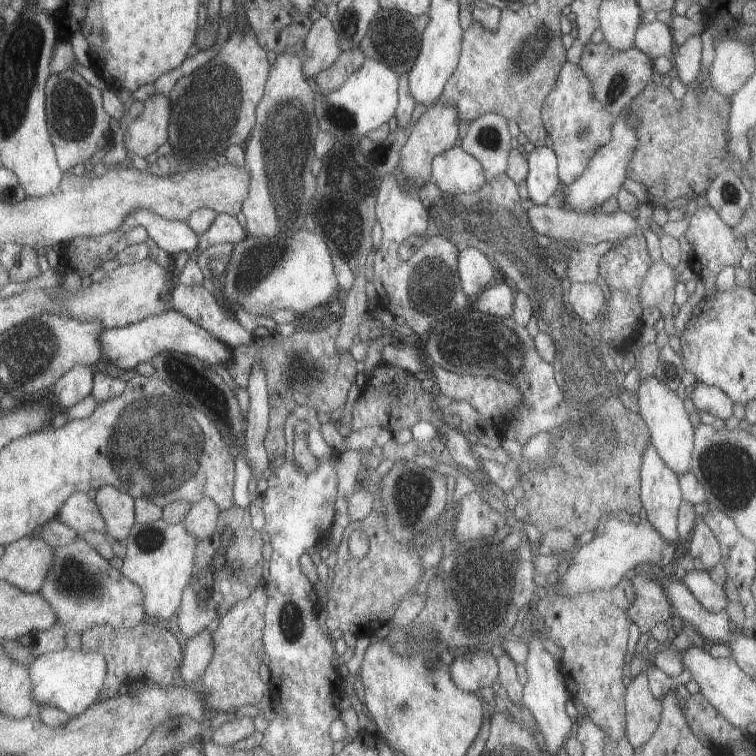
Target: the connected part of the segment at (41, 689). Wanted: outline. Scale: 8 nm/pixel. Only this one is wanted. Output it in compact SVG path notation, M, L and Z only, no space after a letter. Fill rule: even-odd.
M65 648L55 654L41 656L33 666L33 678L35 678L35 698L41 704L59 706L65 712L69 712L73 718L85 714L91 710L99 698L103 696L103 690L107 686L107 678L111 672L111 662L103 652L87 652L85 648Z

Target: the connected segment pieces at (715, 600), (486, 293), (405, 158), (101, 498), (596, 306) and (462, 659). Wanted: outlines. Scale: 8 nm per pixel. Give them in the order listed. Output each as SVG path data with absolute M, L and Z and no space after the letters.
M691 570L681 582L693 592L693 596L701 602L701 606L703 606L705 610L717 614L717 612L721 612L723 608L727 608L729 600L727 600L727 596L725 596L723 588L709 578L707 570L699 570L699 572L697 572L697 570Z
M495 284L487 286L477 300L477 308L483 314L493 316L511 316L515 308L515 286L513 284Z
M435 102L433 108L429 112L425 112L417 120L409 140L401 148L401 162L399 162L397 170L393 172L393 178L397 180L397 184L401 186L401 190L405 194L409 194L409 196L419 200L421 186L433 182L433 158L443 154L443 152L447 152L447 150L451 150L451 148L455 148L459 144L457 136L459 136L459 114L457 114L457 108L441 106L441 104Z
M107 486L97 492L95 500L99 502L99 508L103 510L107 522L107 536L113 538L113 542L125 544L139 524L137 498L115 486Z
M597 282L571 284L567 300L569 300L573 312L577 314L577 318L581 318L587 324L591 324L599 316L601 308L607 302L605 294L603 294L603 290L601 290L601 286Z
M471 650L455 658L449 668L453 682L465 692L479 694L481 688L497 686L497 658L489 650Z

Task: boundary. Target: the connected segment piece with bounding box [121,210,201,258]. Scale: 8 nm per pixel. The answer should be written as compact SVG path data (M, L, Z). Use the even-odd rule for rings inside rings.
M135 210L135 214L127 218L121 230L133 232L135 228L149 230L151 240L155 240L159 248L163 248L173 258L181 256L183 252L195 254L201 244L201 236L189 226L189 222L167 220L153 210Z

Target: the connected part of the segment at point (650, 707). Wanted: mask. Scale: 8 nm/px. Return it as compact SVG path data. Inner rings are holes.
M641 672L637 678L627 682L625 692L625 720L627 720L627 740L635 748L645 746L661 724L663 706L649 690L649 678Z

